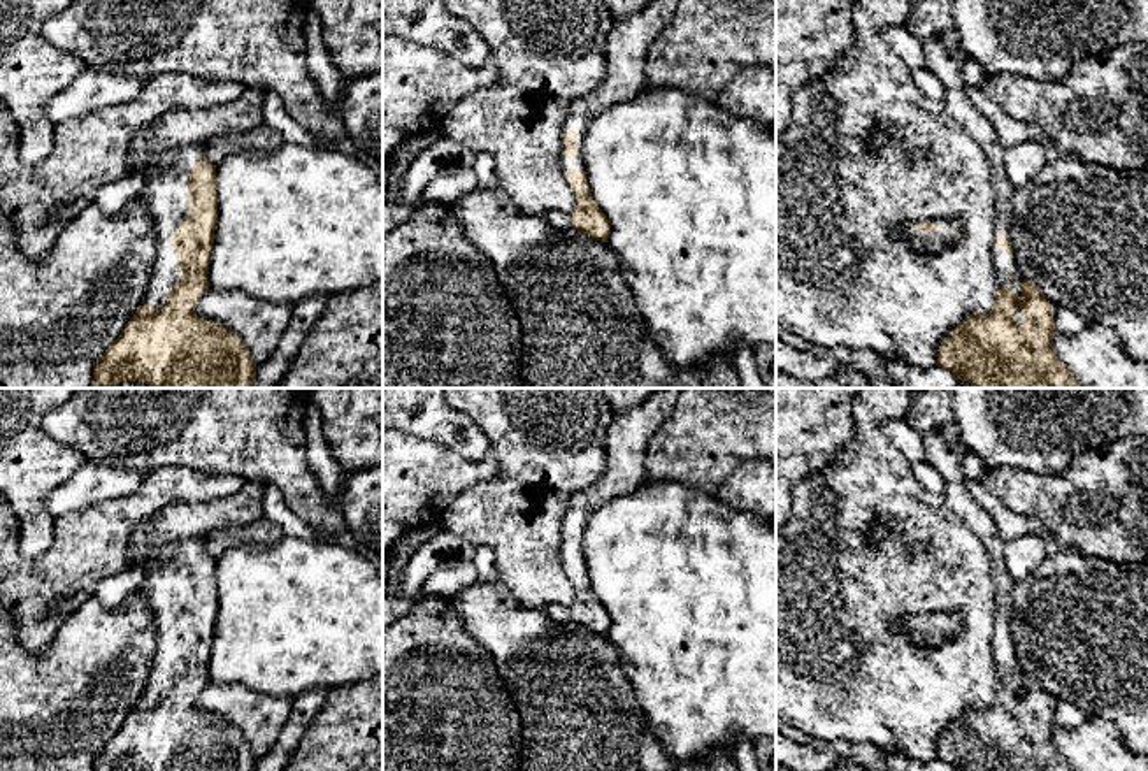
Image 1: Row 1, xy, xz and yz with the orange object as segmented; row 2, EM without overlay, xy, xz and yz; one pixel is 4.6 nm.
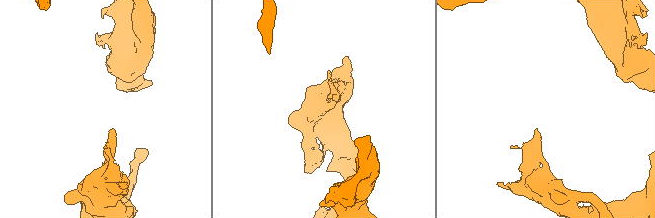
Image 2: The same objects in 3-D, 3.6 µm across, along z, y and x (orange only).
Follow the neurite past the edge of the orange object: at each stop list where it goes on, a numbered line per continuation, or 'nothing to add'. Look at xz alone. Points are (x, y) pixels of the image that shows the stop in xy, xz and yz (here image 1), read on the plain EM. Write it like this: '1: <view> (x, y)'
1: xz (629, 434)
2: xz (559, 613)

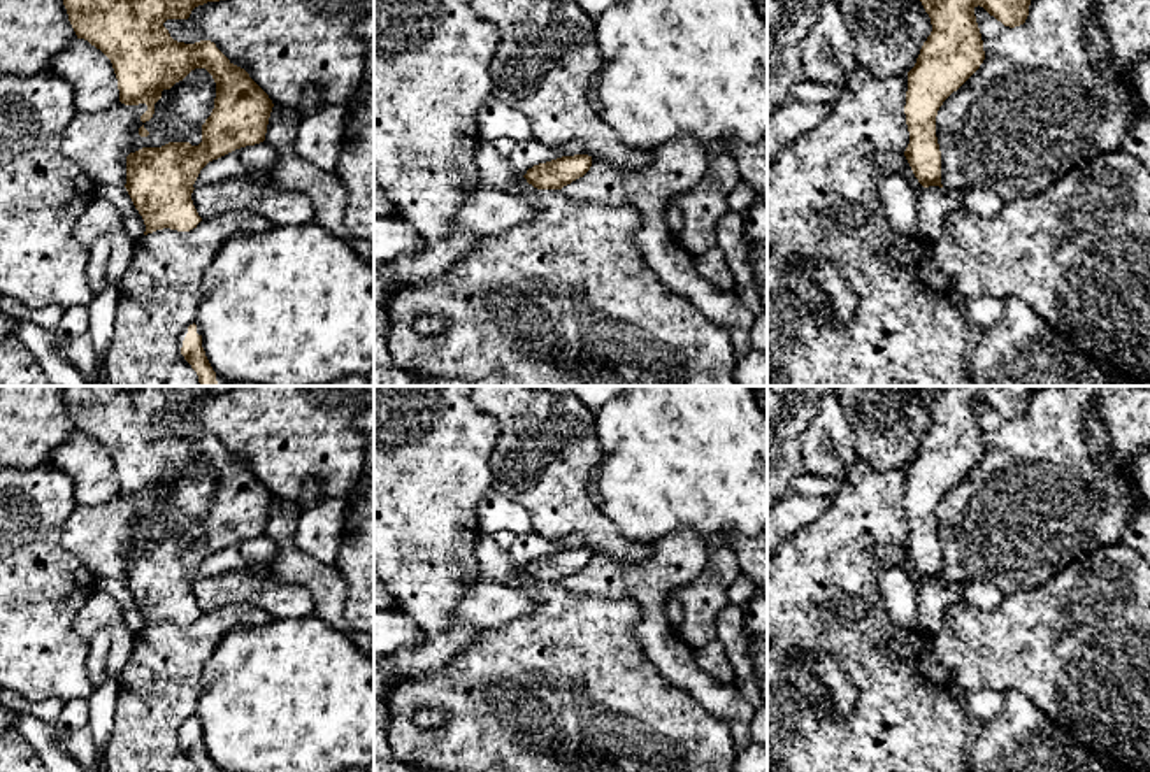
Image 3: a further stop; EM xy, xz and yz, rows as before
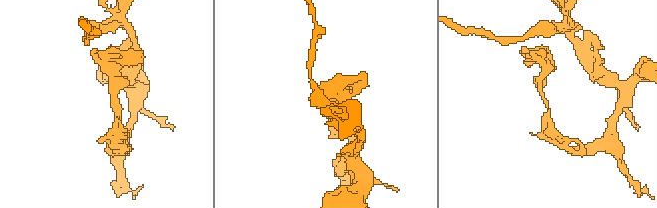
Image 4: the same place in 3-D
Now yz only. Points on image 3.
nothing to add

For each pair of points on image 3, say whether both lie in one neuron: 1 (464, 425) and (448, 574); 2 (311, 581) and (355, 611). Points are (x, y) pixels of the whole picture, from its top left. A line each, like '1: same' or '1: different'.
1: same
2: different

